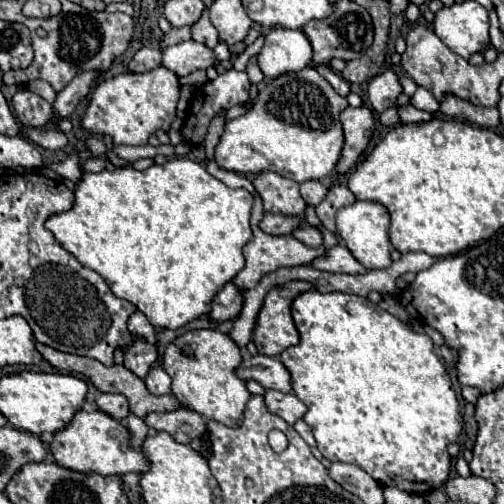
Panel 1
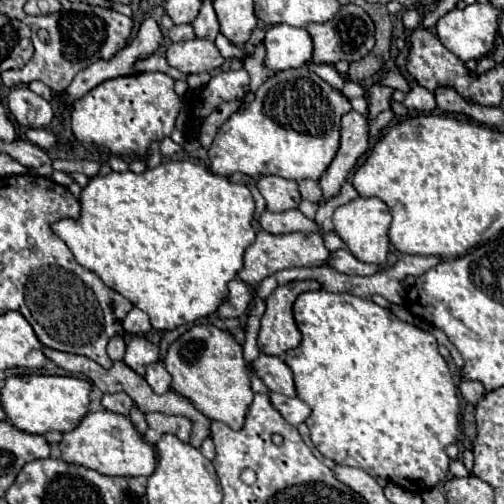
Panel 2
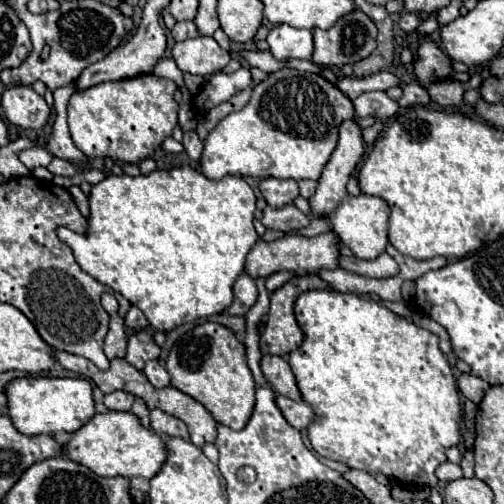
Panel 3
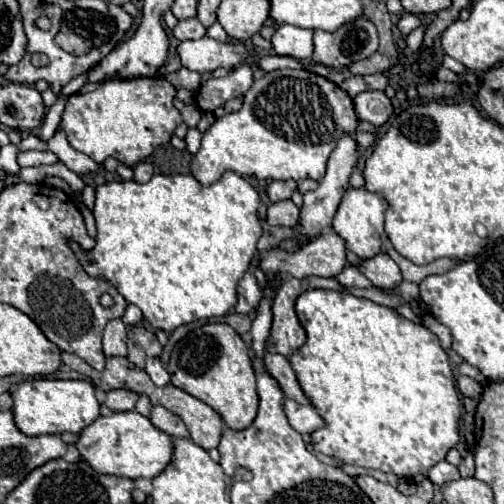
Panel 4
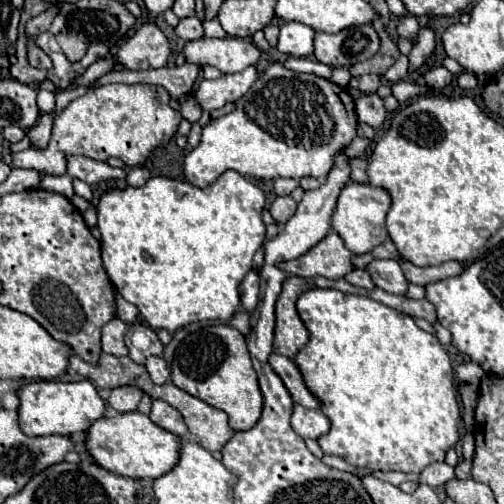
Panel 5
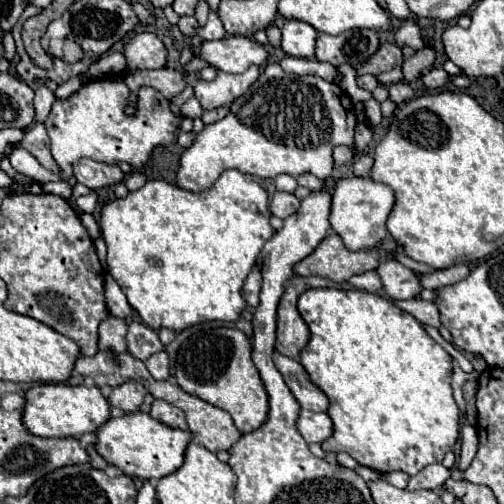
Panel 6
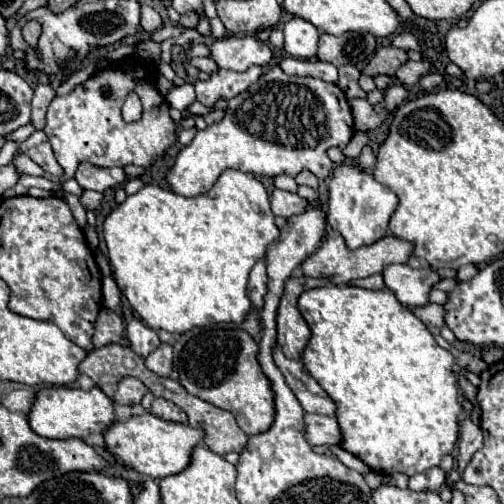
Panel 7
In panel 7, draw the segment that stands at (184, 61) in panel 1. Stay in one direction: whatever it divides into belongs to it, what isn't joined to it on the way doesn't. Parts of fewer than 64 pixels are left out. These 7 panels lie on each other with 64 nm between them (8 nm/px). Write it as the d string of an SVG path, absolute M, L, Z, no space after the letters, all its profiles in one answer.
M230 36L222 40L214 40L208 44L210 58L218 64L218 68L244 72L250 66L264 66L272 58L272 50L268 44L260 42L254 36Z

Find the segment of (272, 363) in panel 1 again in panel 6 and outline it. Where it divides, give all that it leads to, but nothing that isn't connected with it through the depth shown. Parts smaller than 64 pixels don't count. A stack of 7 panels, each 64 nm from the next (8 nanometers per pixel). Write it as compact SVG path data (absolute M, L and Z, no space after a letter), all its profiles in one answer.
M274 354L274 366L278 368L278 372L282 374L286 386L292 390L294 398L298 400L298 404L306 410L312 412L326 412L328 408L328 398L324 396L324 392L314 386L306 374L306 370L302 368L302 364L298 360L292 360L284 354Z

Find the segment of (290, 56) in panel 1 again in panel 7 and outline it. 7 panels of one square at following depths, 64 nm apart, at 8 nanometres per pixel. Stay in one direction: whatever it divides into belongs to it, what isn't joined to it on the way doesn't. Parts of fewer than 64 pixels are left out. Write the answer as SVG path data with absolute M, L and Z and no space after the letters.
M290 18L284 24L284 50L294 58L312 58L316 56L318 48L318 30L302 20L302 18Z

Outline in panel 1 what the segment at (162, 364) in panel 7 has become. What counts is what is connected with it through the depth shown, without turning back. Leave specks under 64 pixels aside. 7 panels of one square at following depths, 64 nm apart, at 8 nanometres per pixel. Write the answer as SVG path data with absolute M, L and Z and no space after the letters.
M158 366L158 368L152 368L150 372L148 372L148 376L146 376L146 388L148 388L148 392L150 394L154 394L154 396L166 396L166 394L170 394L172 390L170 390L170 384L172 384L172 380L170 380L170 376Z

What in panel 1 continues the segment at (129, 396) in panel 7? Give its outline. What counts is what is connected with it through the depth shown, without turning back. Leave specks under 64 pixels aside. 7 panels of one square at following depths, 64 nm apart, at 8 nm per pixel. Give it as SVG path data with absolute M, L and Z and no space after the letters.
M100 394L96 398L96 406L104 414L108 414L108 416L112 416L116 420L124 420L128 416L128 412L130 412L128 410L128 400L122 394Z

